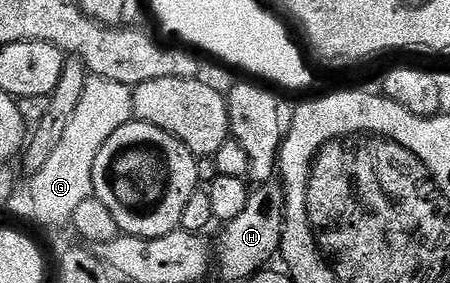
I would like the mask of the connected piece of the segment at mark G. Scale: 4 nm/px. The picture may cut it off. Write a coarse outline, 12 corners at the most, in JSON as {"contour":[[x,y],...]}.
{"contour":[[90,74],[47,164],[36,219],[68,226],[103,143],[134,120],[133,89]]}

